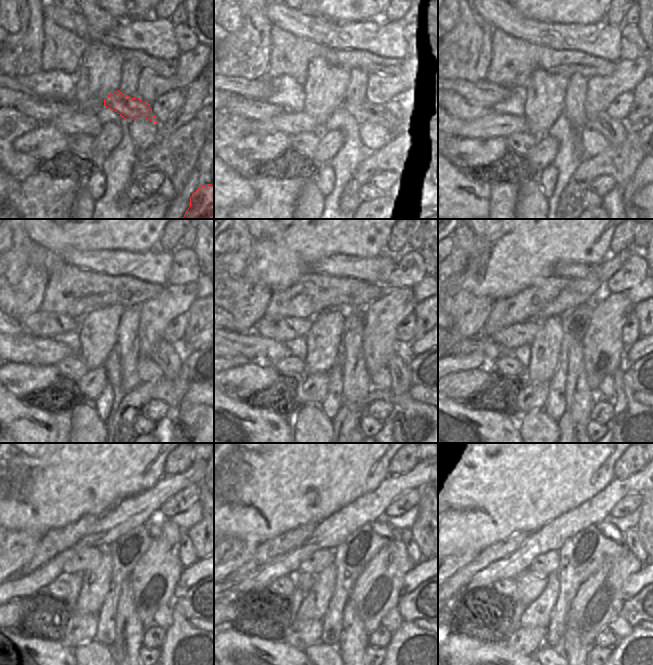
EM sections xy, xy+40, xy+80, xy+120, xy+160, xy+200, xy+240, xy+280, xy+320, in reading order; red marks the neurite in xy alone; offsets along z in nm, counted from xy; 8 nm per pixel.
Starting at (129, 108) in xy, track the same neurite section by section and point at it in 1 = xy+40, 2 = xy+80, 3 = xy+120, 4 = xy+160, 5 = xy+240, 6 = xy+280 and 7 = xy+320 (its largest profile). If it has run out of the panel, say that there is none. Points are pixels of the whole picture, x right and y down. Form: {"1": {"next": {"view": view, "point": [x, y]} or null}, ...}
{"1": {"next": {"view": "xy+40", "point": [365, 112]}}, "2": {"next": {"view": "xy+80", "point": [615, 131]}}, "3": {"next": {"view": "xy+120", "point": [167, 356]}}, "4": {"next": {"view": "xy+160", "point": [413, 422]}}, "5": {"next": {"view": "xy+240", "point": [185, 646]}}, "6": {"next": {"view": "xy+280", "point": [410, 646]}}, "7": {"next": {"view": "xy+320", "point": [641, 646]}}}

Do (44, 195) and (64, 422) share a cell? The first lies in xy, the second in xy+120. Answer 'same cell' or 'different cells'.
same cell

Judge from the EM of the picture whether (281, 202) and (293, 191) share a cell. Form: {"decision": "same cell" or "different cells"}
{"decision": "same cell"}

